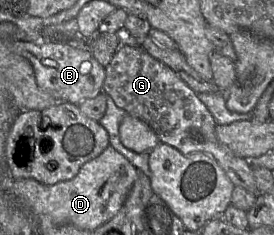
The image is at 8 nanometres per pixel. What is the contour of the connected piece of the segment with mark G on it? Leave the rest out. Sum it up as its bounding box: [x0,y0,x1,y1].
[103,44,258,194]

